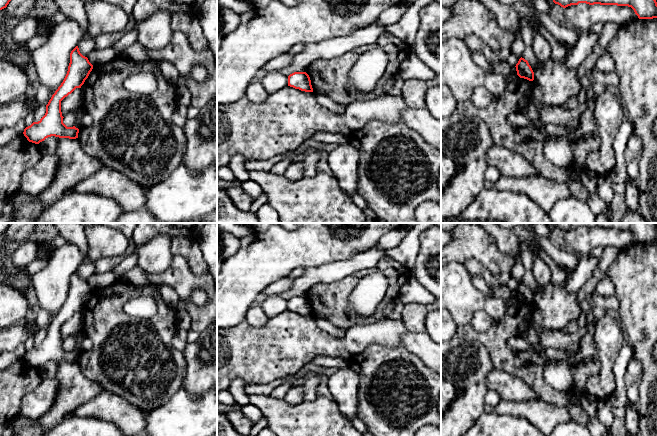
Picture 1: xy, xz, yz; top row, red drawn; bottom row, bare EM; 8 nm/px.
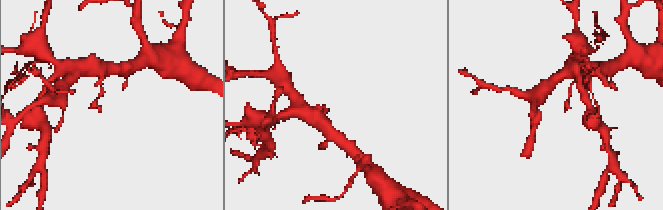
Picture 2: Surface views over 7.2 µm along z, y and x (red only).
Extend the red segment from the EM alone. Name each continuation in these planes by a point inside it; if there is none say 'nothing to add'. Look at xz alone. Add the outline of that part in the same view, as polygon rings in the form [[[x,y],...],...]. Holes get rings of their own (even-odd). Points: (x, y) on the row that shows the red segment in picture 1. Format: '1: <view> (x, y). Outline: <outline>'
nothing to add

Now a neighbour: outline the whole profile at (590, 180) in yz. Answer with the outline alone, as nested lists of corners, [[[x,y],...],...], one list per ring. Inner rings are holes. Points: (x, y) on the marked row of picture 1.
[[[588,169],[580,171],[580,179],[589,193],[598,192],[598,176]]]

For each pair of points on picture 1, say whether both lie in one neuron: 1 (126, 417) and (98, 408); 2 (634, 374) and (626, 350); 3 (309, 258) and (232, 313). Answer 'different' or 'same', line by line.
1: same
2: different
3: same

